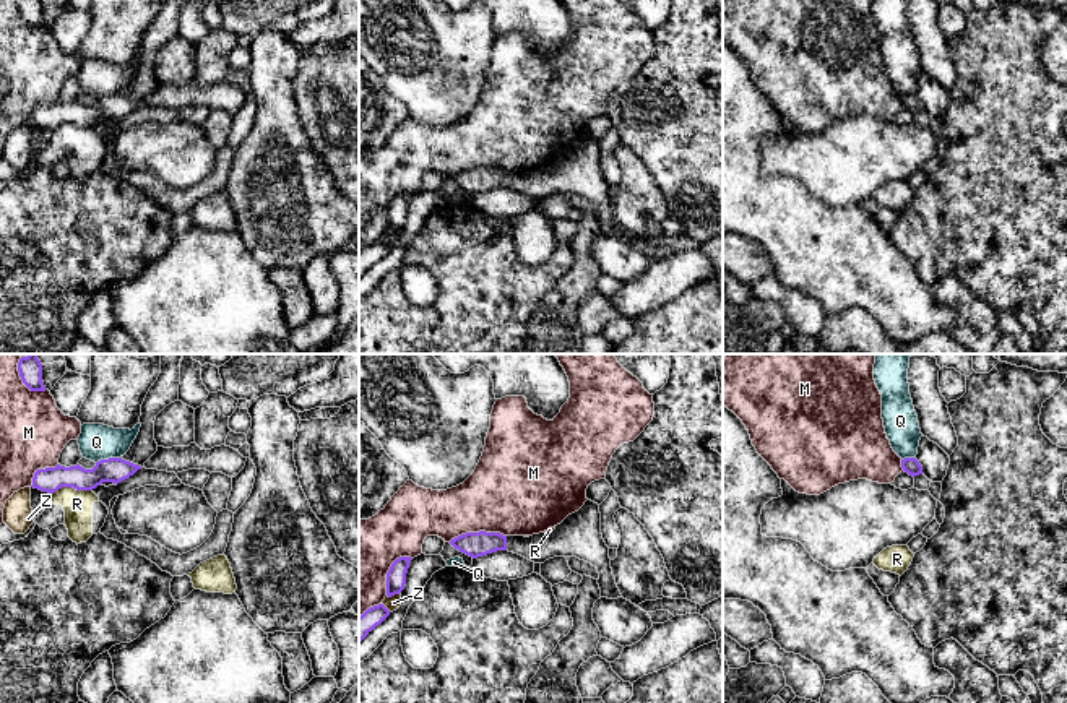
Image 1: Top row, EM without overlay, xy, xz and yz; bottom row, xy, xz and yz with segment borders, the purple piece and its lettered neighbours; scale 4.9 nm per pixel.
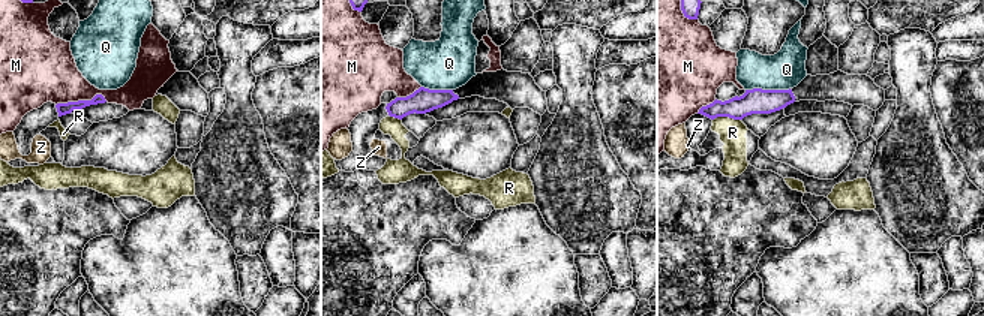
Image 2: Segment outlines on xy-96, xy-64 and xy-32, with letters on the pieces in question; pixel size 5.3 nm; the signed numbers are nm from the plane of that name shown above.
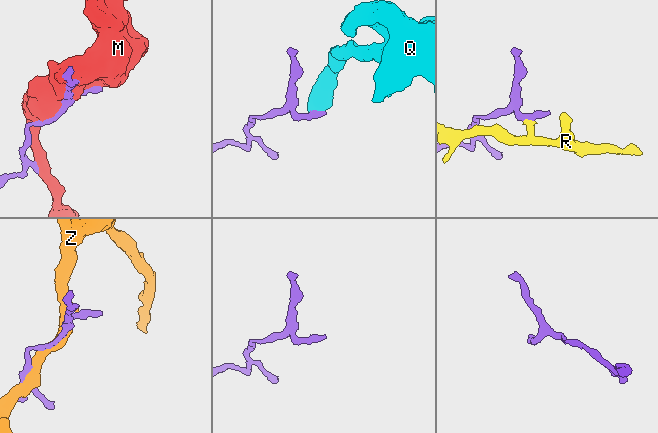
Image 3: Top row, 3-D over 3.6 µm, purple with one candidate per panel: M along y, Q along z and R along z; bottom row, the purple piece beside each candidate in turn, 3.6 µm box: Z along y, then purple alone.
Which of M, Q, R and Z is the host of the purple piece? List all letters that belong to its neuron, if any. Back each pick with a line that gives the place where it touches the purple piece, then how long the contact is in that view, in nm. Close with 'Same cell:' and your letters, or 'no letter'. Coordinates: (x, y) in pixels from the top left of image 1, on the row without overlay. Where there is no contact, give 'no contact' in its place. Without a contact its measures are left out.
Same cell: no letter

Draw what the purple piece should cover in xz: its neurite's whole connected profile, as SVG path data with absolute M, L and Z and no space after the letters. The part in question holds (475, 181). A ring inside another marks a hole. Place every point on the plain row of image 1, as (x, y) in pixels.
M586 136L578 148L568 151L551 169L525 174L479 167L461 170L450 180L473 195L497 187L518 190L534 200L544 200L554 193L577 193L598 205L601 234L622 234L612 211L609 183L601 170L599 141L591 136Z

